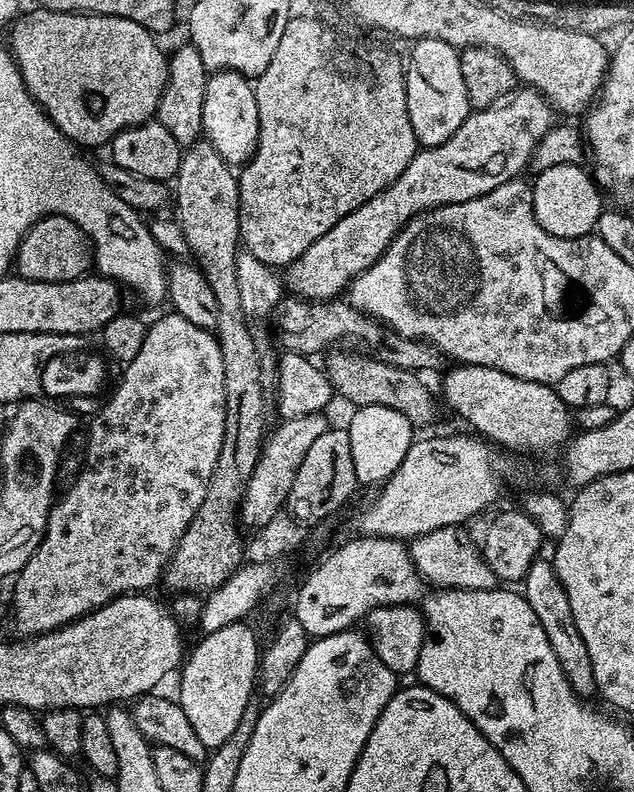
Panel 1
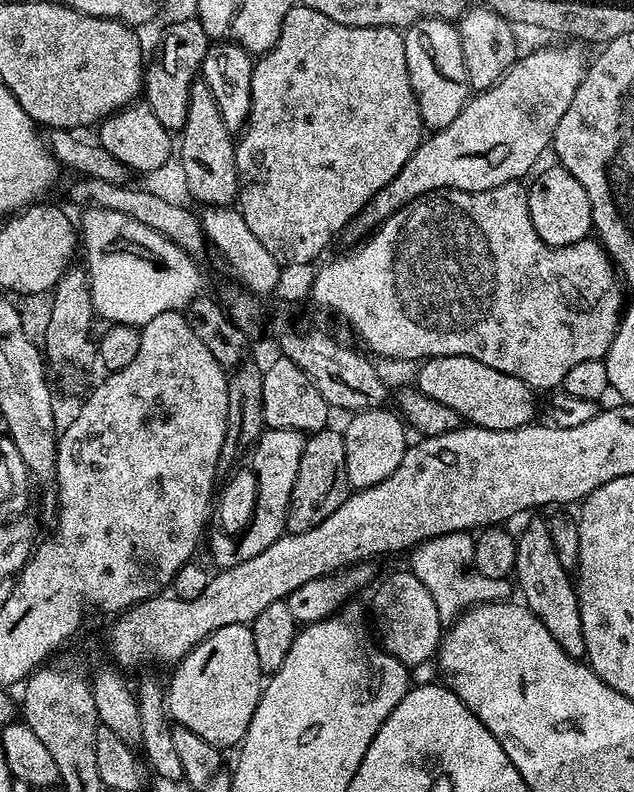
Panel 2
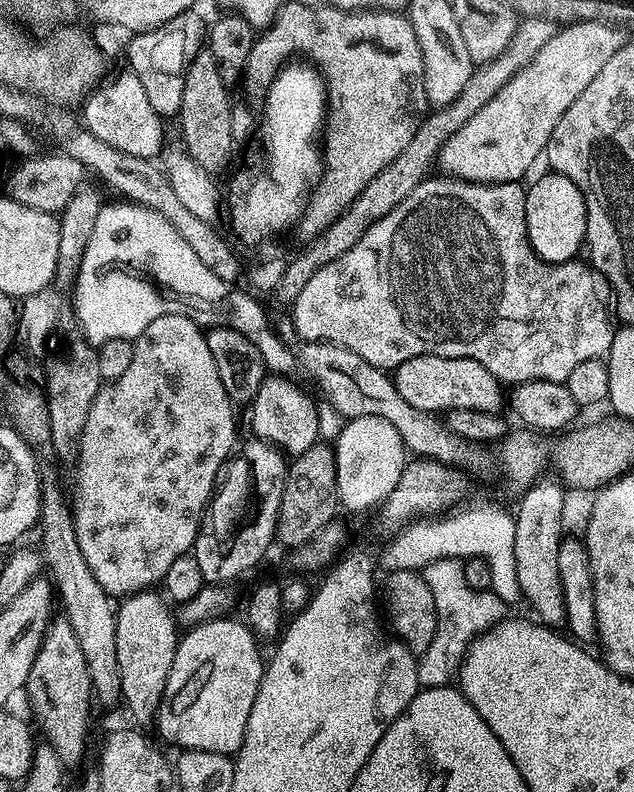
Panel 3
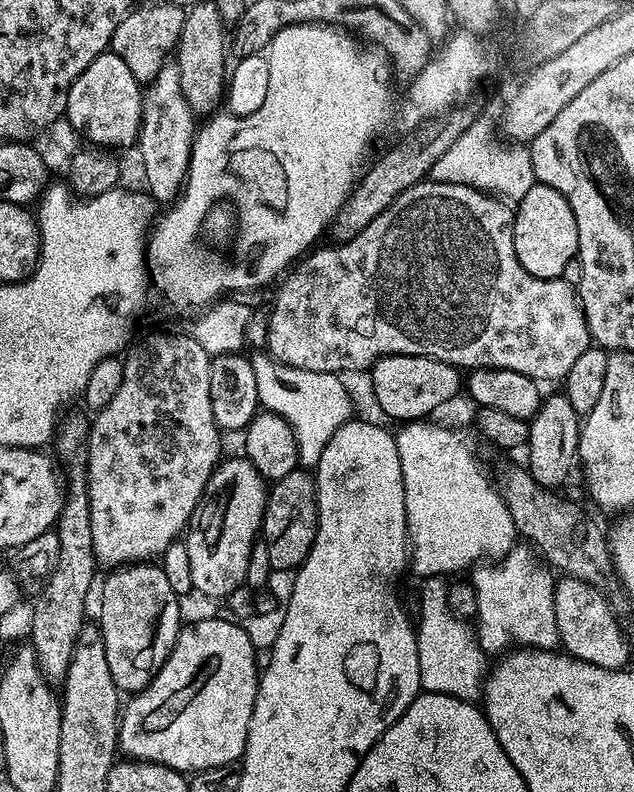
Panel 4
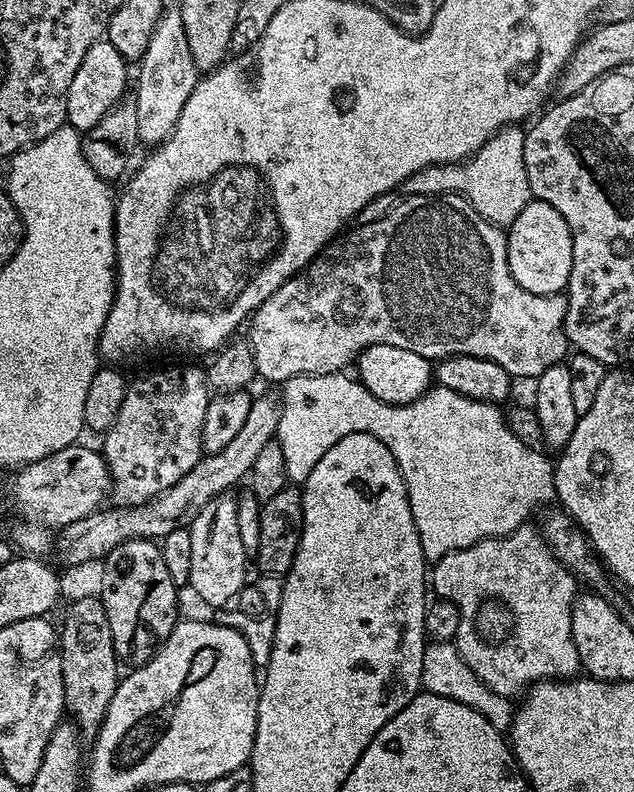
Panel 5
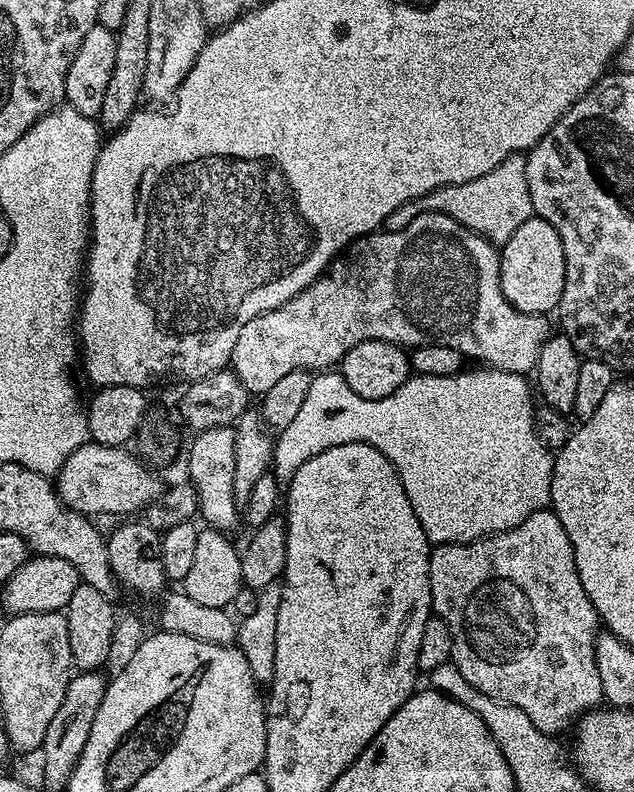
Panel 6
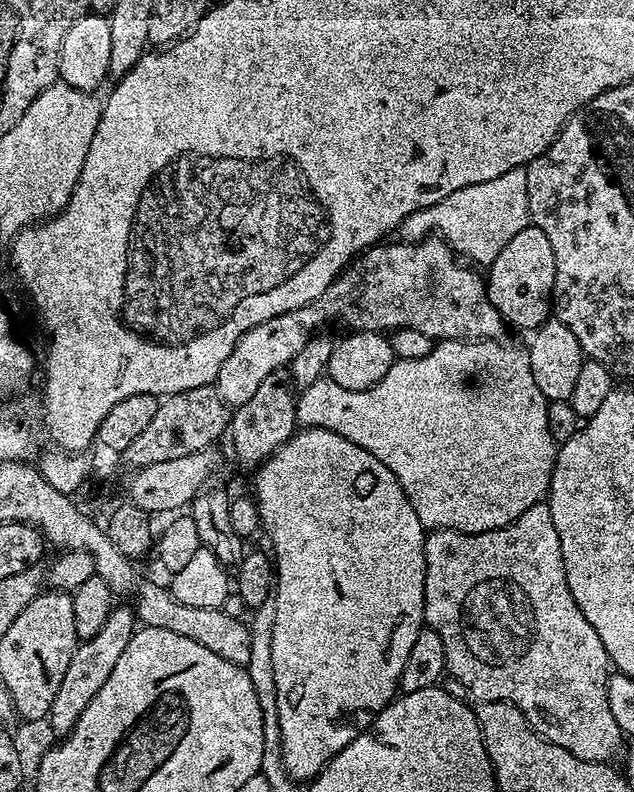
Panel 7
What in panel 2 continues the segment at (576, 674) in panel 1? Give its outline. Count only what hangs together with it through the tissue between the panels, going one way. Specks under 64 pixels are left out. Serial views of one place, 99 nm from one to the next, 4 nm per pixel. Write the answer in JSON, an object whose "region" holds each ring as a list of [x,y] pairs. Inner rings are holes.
{"region":[[[532,520],[524,528],[524,533],[519,533],[516,541],[516,567],[514,569],[514,584],[521,592],[523,603],[539,618],[542,626],[550,630],[550,638],[566,650],[566,654],[577,658],[584,656],[584,635],[582,634],[582,618],[580,617],[580,599],[576,597],[576,586],[569,569],[558,562],[558,550],[554,550],[554,538],[550,536],[549,521]]]}

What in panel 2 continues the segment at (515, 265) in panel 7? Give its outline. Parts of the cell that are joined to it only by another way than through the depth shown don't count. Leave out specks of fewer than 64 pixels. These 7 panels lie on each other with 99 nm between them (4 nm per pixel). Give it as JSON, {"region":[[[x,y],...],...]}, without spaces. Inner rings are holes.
{"region":[[[555,167],[546,169],[533,184],[527,185],[528,205],[538,238],[552,248],[565,248],[579,240],[589,239],[593,231],[592,207],[582,182],[578,182],[578,178],[564,167]]]}

